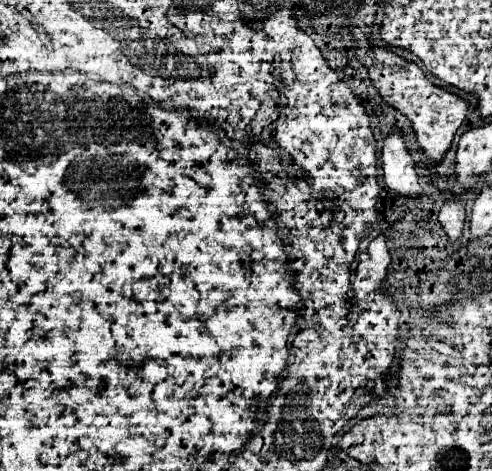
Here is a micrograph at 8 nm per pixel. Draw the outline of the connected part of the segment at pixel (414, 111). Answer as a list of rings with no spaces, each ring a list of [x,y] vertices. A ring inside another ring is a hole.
[[[356,40],[356,56],[358,60],[370,70],[370,78],[376,86],[376,90],[382,94],[382,98],[398,108],[410,122],[418,136],[418,144],[426,152],[430,160],[440,160],[444,152],[450,148],[454,132],[460,128],[466,112],[468,112],[468,100],[438,88],[432,84],[426,74],[420,74],[420,66],[400,66],[396,60],[396,54],[392,58],[380,58],[380,52],[388,52],[388,48],[370,48],[362,40]],[[408,102],[408,104],[406,104]]]

